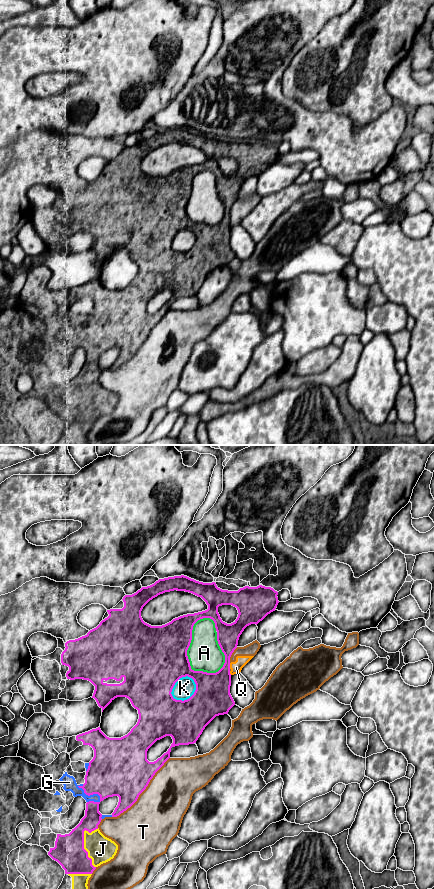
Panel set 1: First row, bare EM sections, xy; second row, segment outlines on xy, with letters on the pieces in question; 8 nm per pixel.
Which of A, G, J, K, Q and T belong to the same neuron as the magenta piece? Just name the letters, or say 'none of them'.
G, J

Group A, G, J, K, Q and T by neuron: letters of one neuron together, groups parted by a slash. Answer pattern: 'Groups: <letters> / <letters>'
Groups: A K Q T / G J

